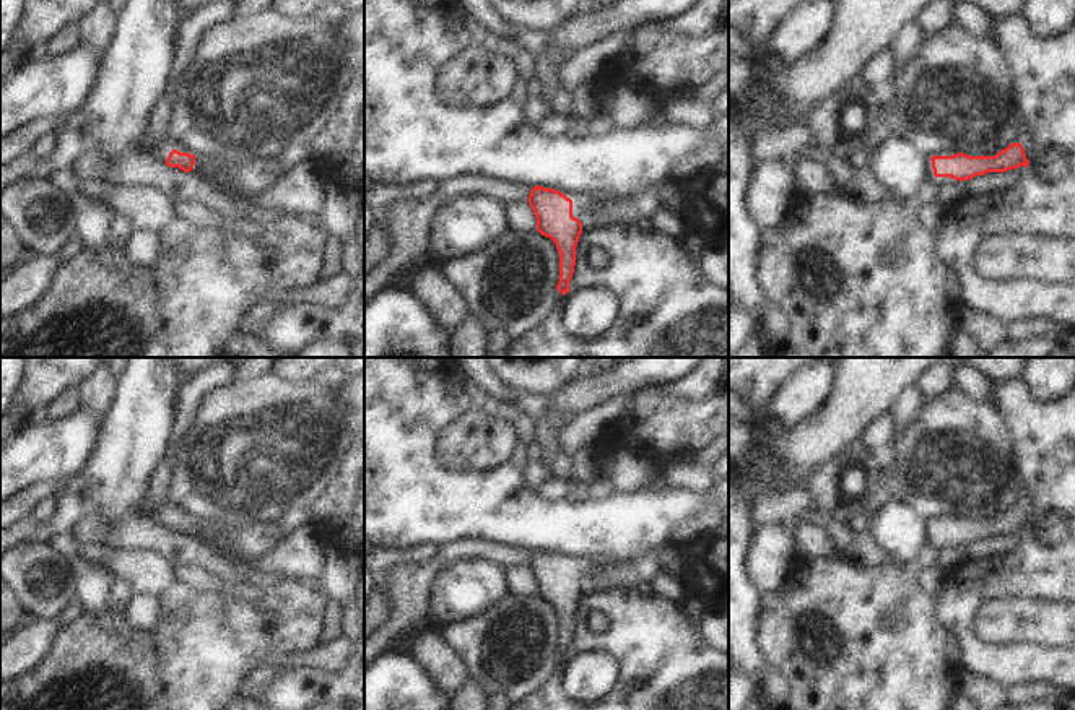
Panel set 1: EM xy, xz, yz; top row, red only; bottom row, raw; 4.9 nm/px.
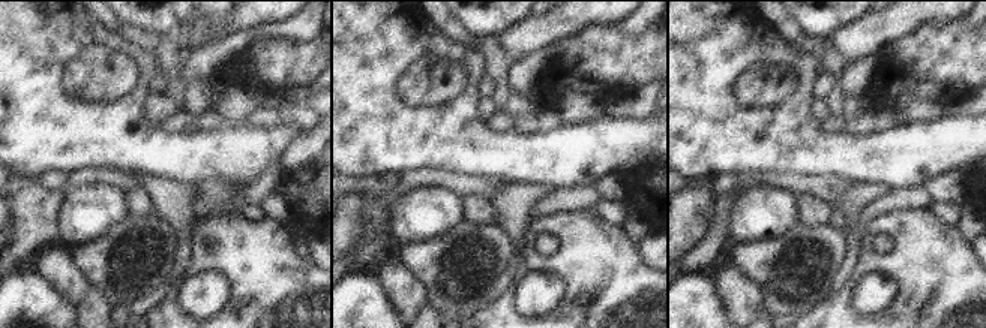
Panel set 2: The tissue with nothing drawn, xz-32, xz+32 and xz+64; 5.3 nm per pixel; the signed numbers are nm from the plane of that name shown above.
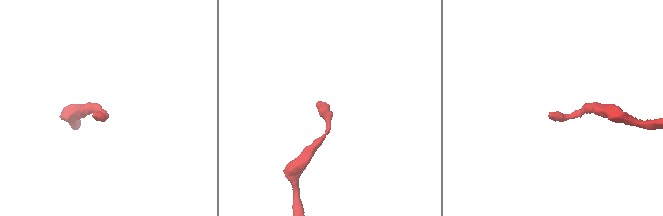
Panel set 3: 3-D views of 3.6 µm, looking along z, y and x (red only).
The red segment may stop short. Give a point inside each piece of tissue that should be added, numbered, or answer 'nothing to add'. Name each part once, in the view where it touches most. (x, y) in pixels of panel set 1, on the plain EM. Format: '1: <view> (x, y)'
1: xy (163, 512)
2: xz (581, 567)

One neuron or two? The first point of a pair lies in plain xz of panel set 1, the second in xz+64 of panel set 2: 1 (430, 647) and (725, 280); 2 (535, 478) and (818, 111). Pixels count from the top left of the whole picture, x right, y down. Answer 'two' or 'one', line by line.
1: one
2: one

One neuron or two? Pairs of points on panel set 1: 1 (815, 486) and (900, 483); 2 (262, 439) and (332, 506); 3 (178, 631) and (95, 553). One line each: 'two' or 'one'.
1: two
2: two
3: two

